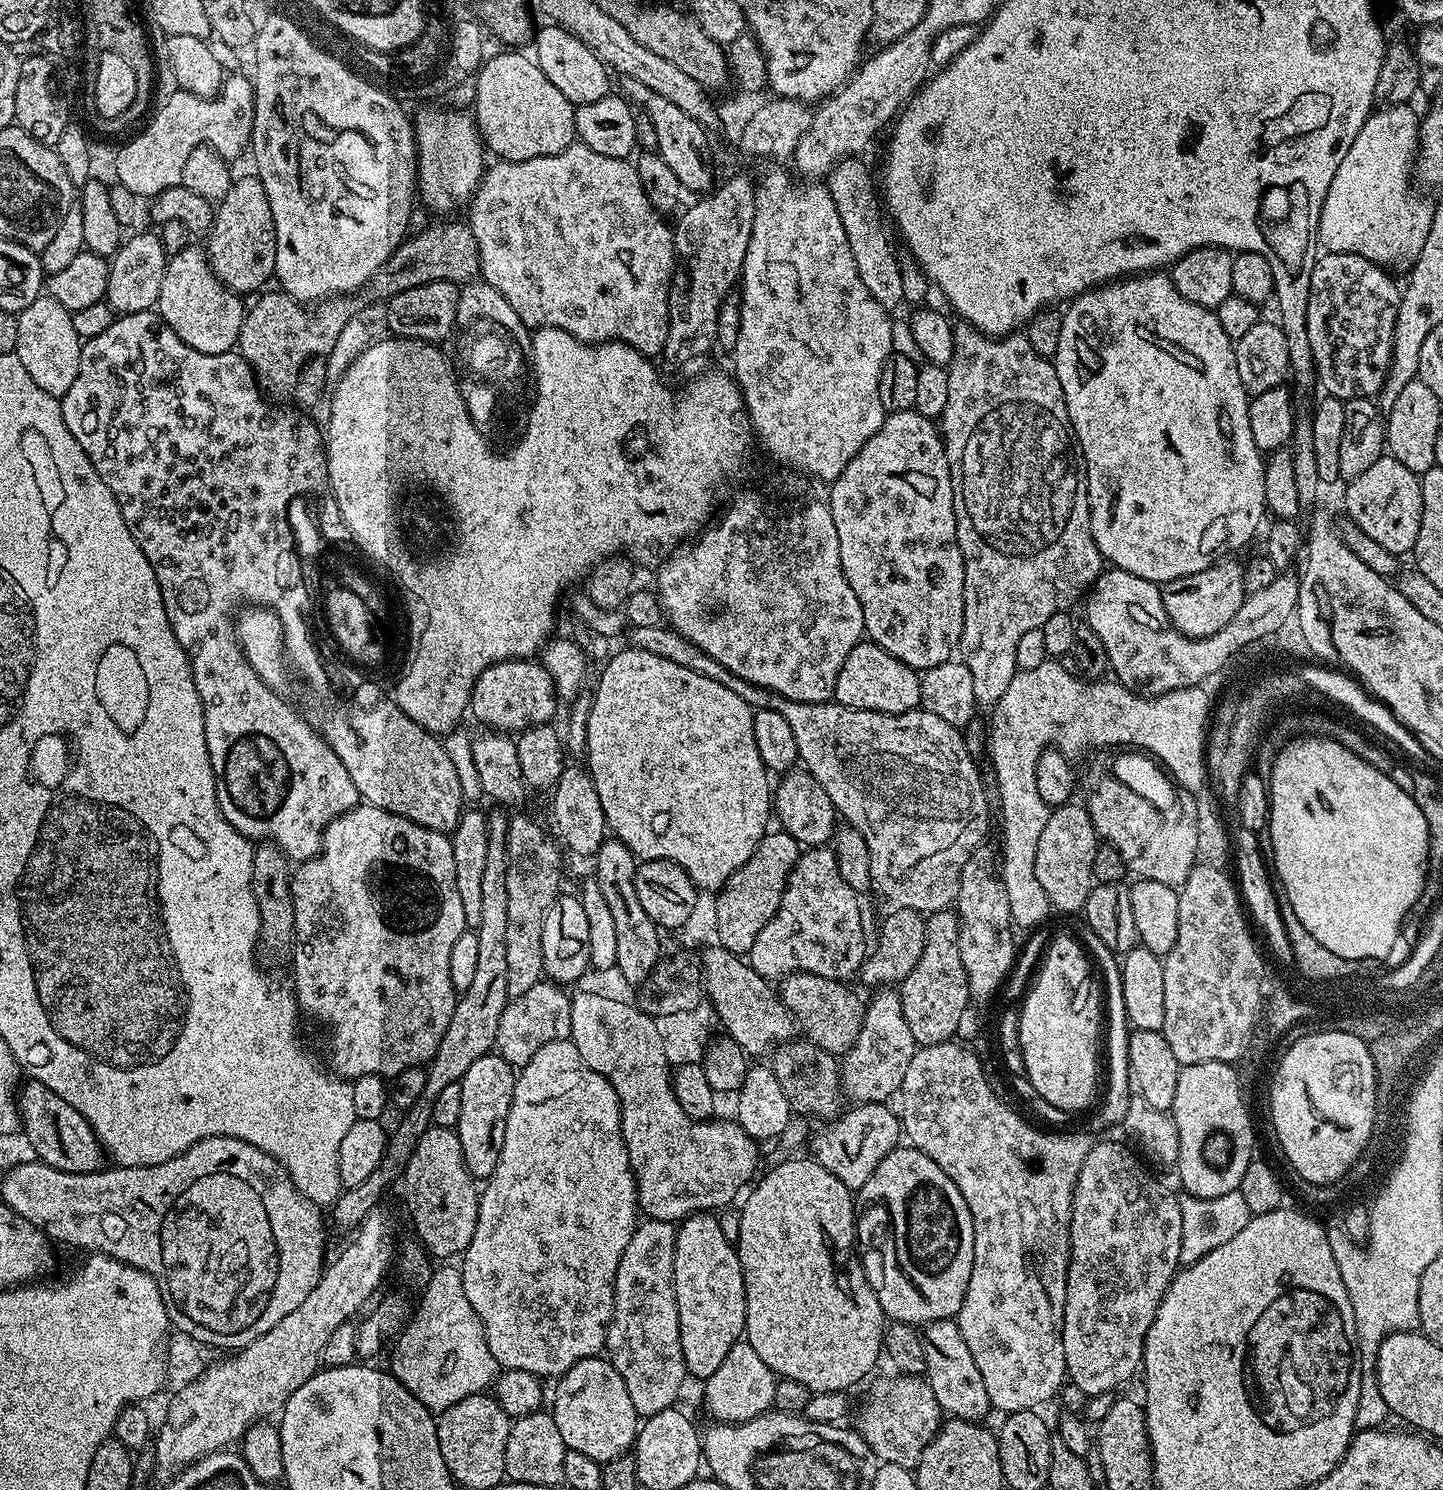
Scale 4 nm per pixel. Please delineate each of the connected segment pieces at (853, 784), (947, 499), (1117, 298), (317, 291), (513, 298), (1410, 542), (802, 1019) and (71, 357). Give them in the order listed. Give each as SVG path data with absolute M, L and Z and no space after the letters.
M670 626L629 627L626 632L627 638L627 643L633 648L650 650L650 654L658 654L658 658L670 658L670 662L674 662L677 666L686 666L686 670L694 670L694 674L702 674L706 678L714 678L714 682L722 682L722 686L726 686L726 690L734 690L734 694L738 694L738 698L742 698L747 704L751 704L753 709L769 708L770 710L778 710L778 714L782 714L782 718L786 718L791 732L794 733L794 742L798 742L799 763L803 765L807 772L814 774L814 778L818 778L818 782L822 782L822 790L826 790L826 794L830 794L830 802L834 802L837 813L843 819L844 816L848 819L845 820L847 827L856 828L858 834L862 834L862 838L866 838L866 850L870 850L870 870L872 871L872 883L875 891L880 891L892 903L892 906L931 914L951 909L955 905L962 870L966 866L966 862L972 857L973 852L985 843L984 835L988 832L988 796L984 793L984 780L980 777L975 762L972 761L975 760L973 753L966 750L961 729L950 726L950 722L942 722L942 718L938 718L938 714L925 712L923 707L913 708L911 712L890 714L889 712L871 712L861 708L851 708L835 702L807 704L806 702L787 700L786 697L779 696L777 692L759 688L742 678L738 678L730 670L726 670L726 666L722 666L722 662L714 662L714 658L710 658L710 654L706 654L698 646L694 646L694 642L682 638Z
M915 410L888 412L879 430L867 440L862 450L858 450L854 458L850 458L850 462L846 462L846 468L842 470L840 477L831 481L830 488L832 488L832 493L826 497L826 503L834 514L834 526L838 529L842 570L846 574L846 582L850 582L850 590L858 594L858 606L862 606L867 639L882 650L886 650L894 658L901 660L906 666L917 670L927 670L953 659L954 653L960 647L964 621L964 559L956 541L956 515L954 514L950 466L937 425Z
M1153 270L1147 274L1137 274L1124 279L1118 279L1106 284L1101 284L1095 288L1090 288L1086 292L1080 293L1075 300L1067 305L1068 309L1062 312L1062 335L1058 338L1058 350L1054 357L1058 382L1062 382L1062 394L1066 402L1066 410L1070 414L1072 429L1076 435L1076 441L1080 444L1080 455L1084 458L1084 475L1088 477L1088 509L1090 510L1090 526L1092 527L1092 537L1098 546L1101 557L1109 565L1126 570L1138 578L1152 580L1161 586L1168 584L1172 579L1184 578L1190 574L1206 570L1212 564L1223 561L1229 554L1236 554L1243 544L1248 544L1252 540L1252 535L1256 532L1256 527L1260 524L1260 519L1266 516L1264 506L1264 495L1266 486L1264 485L1264 466L1265 457L1260 448L1254 446L1254 434L1250 434L1250 414L1248 413L1249 394L1242 386L1242 378L1238 378L1238 362L1236 361L1236 349L1233 340L1228 337L1226 330L1222 330L1222 322L1218 322L1215 311L1198 306L1182 294L1174 286L1171 275L1165 274L1160 270Z
M273 19L265 24L260 39L254 42L256 49L256 76L254 75L254 118L252 119L252 143L250 156L256 159L255 175L260 177L266 190L266 198L270 202L270 214L274 214L274 230L276 231L276 271L275 279L280 279L279 287L295 300L301 302L319 302L329 296L343 296L357 292L367 284L379 268L405 239L408 220L414 209L414 197L418 192L416 179L416 133L410 116L404 113L405 105L396 100L383 87L377 86L371 79L365 78L359 71L353 76L344 71L339 64L333 63L328 56L321 55L316 48L298 34L291 24L284 20Z
M573 142L558 154L550 154L542 158L530 158L526 162L510 162L500 160L485 167L484 177L476 187L470 203L467 205L468 217L466 223L474 234L474 242L478 242L480 255L480 276L494 286L514 306L518 318L530 330L538 328L557 328L566 330L566 334L574 334L574 338L585 340L587 344L607 344L609 340L618 340L628 344L649 358L659 357L666 346L668 337L668 291L672 285L672 273L677 271L678 261L676 247L672 241L673 229L667 224L665 217L656 211L655 206L646 198L642 190L642 182L636 173L636 165L631 159L606 158L606 154L598 154L590 150L590 146Z
M1385 454L1374 462L1358 478L1347 481L1348 489L1344 492L1344 508L1347 519L1353 520L1362 530L1362 534L1370 534L1378 546L1386 546L1386 550L1403 554L1411 553L1416 546L1418 526L1422 522L1422 490L1420 478L1398 458Z
M792 972L779 981L780 1001L788 1007L803 1035L813 1040L830 1055L842 1058L854 1046L858 1030L862 1030L865 1001L842 980L822 978L809 972Z
M42 294L26 306L16 317L18 322L18 346L15 353L22 366L26 366L26 374L46 390L46 394L63 398L66 390L78 378L78 362L80 361L81 340L74 330L72 313L62 306L53 296Z

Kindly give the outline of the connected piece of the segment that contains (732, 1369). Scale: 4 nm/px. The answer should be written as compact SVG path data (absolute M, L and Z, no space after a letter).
M747 1342L730 1346L730 1354L726 1354L722 1366L718 1366L718 1370L703 1381L704 1404L712 1415L711 1419L722 1424L741 1424L750 1418L758 1418L772 1408L777 1379L770 1366L758 1358L754 1346Z

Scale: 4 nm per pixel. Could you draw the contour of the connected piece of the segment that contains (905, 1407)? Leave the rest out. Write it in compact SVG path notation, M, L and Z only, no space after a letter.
M891 1374L884 1376L864 1396L856 1412L855 1431L874 1450L877 1461L915 1469L922 1458L922 1450L940 1433L942 1413L934 1390L927 1379L919 1376Z

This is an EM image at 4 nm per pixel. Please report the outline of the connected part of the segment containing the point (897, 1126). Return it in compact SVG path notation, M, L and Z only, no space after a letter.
M884 1102L878 1104L857 1103L849 1112L848 1109L841 1111L839 1116L821 1123L820 1129L817 1132L815 1129L810 1136L811 1159L816 1160L826 1170L830 1170L830 1174L834 1174L834 1178L838 1178L838 1182L842 1182L842 1186L853 1190L866 1186L870 1174L874 1174L874 1170L878 1170L878 1162L882 1162L882 1158L886 1158L886 1154L894 1151L902 1140L902 1125L899 1115L893 1109L891 1112L887 1108L888 1106Z

